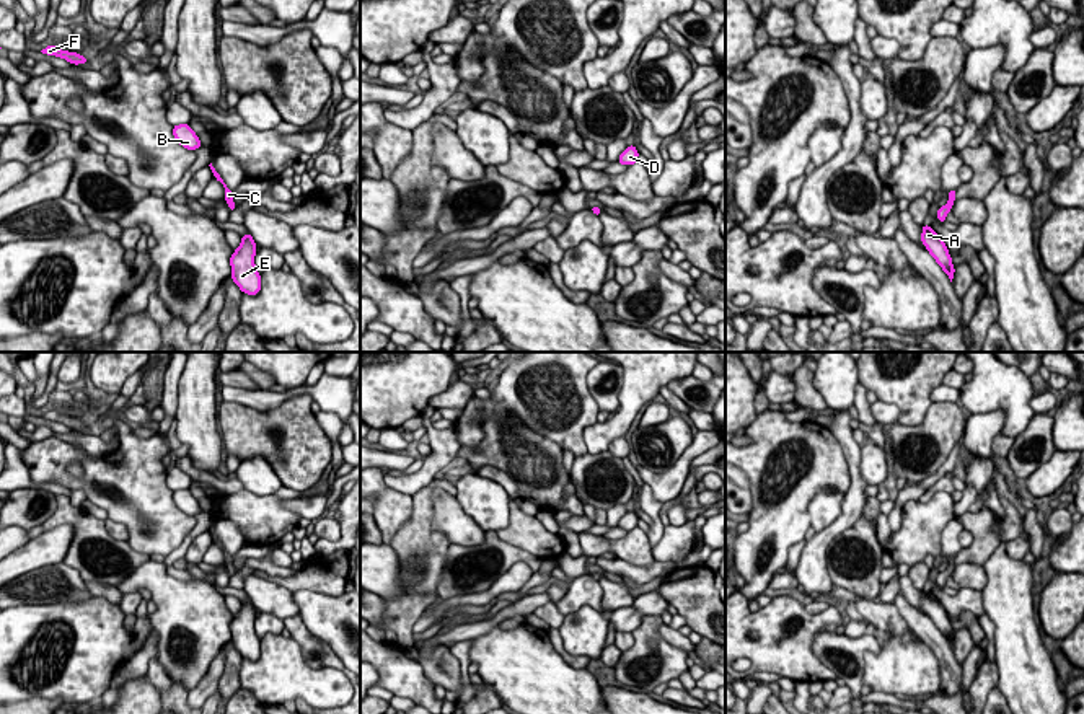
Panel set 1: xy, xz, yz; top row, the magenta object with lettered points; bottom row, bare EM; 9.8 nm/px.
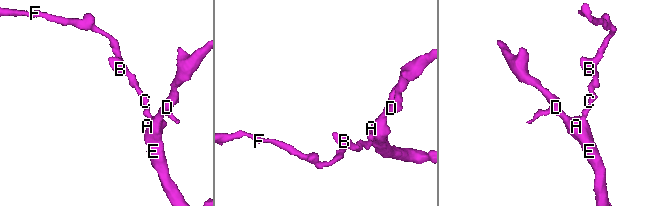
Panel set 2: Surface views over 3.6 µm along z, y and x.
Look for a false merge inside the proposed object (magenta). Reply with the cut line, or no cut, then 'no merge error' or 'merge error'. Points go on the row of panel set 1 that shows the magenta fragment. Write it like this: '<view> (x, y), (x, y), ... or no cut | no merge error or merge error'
no cut | no merge error

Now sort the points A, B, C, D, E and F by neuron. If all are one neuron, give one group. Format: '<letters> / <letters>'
A B C D E F

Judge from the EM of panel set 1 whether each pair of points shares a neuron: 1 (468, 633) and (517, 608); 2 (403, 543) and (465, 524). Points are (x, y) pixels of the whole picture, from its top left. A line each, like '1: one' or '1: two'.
1: one
2: two

